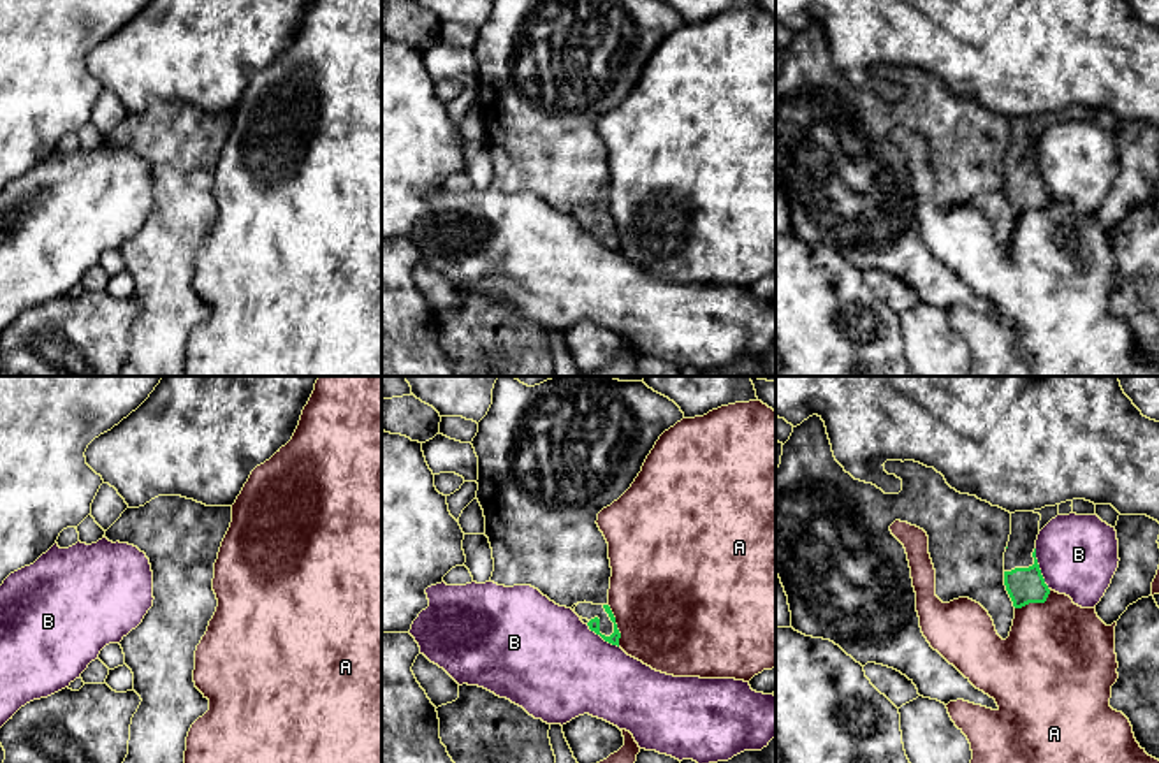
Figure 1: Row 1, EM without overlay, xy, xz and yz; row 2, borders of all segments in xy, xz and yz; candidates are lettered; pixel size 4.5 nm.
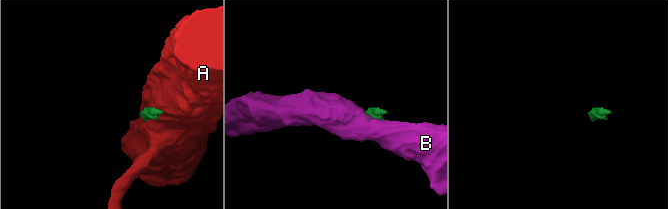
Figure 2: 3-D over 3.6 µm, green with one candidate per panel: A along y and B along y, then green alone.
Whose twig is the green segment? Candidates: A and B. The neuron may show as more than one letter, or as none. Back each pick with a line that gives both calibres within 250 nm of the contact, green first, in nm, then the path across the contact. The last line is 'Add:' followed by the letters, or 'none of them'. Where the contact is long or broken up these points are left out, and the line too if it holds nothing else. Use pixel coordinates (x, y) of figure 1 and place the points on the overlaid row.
Add: none of them

